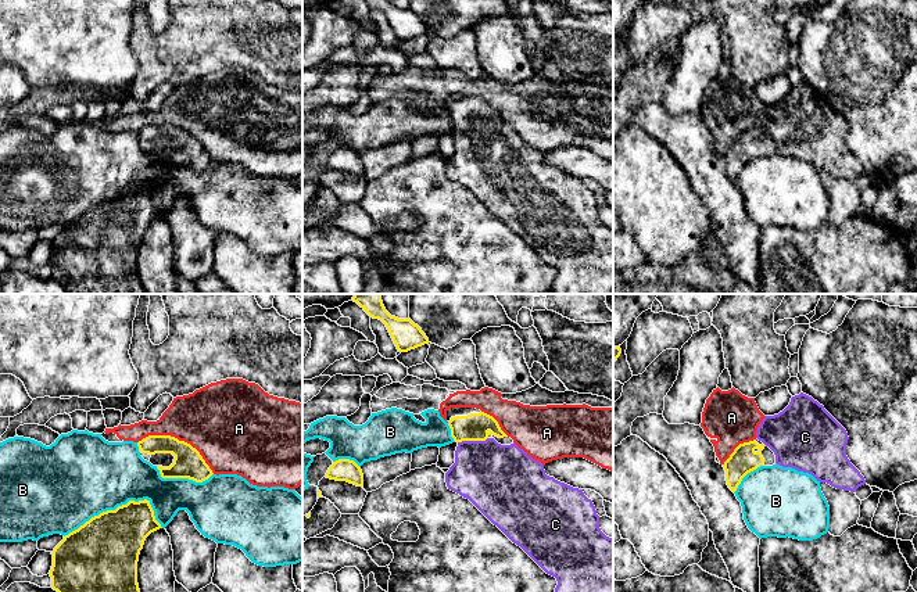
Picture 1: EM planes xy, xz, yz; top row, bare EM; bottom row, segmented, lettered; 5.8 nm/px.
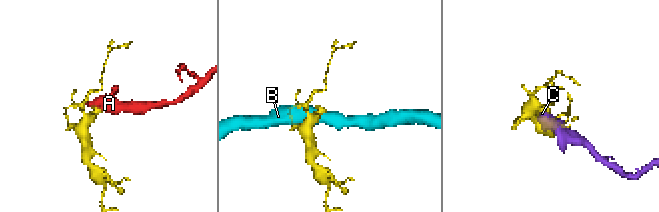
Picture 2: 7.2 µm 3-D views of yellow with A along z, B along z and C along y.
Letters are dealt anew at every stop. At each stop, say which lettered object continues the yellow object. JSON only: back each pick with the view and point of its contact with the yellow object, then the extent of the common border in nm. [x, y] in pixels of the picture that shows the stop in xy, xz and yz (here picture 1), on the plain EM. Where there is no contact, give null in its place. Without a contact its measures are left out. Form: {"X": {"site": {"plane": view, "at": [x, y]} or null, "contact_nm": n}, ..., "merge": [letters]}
{"C": {"site": {"plane": "xz", "at": [472, 129]}, "contact_nm": 180}, "merge": ["C"]}

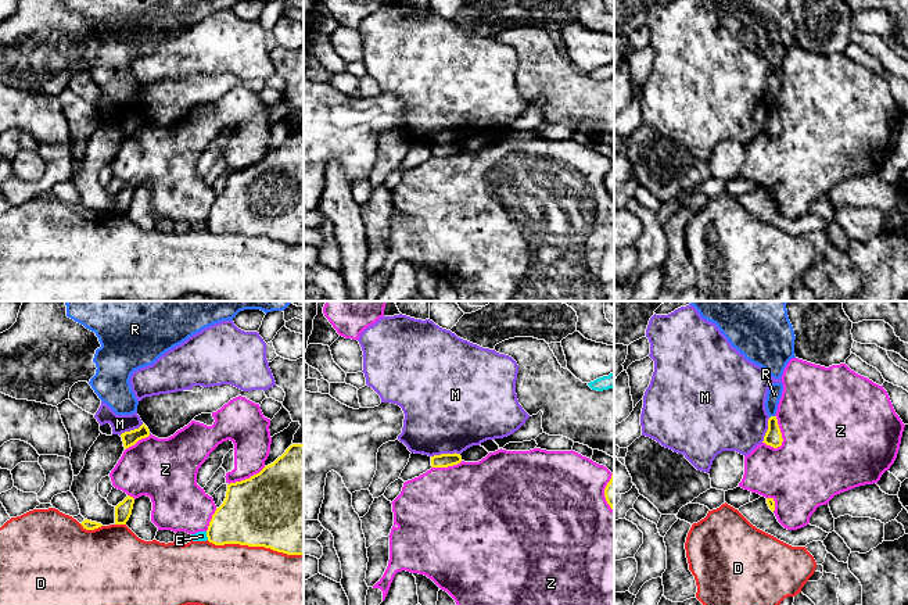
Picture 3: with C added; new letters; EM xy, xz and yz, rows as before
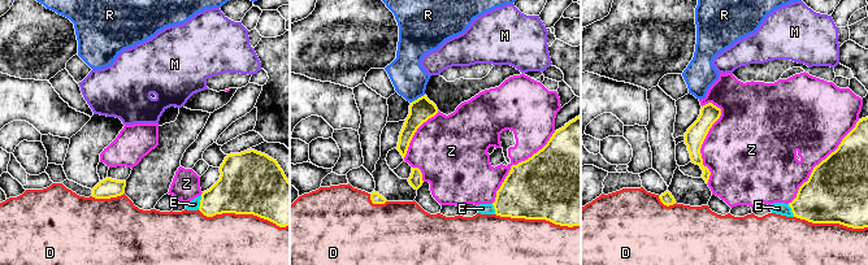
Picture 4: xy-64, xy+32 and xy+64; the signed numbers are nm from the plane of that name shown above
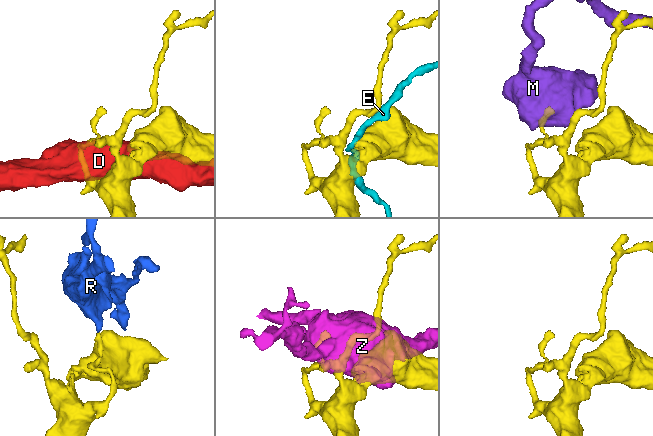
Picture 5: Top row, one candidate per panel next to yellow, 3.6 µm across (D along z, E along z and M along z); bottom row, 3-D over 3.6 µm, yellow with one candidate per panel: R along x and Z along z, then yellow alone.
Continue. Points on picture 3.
{"merge": []}

